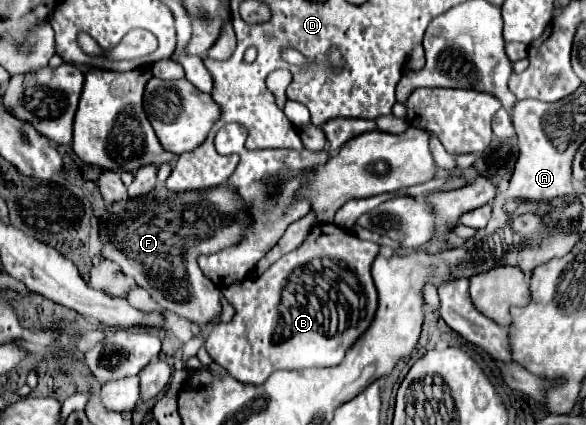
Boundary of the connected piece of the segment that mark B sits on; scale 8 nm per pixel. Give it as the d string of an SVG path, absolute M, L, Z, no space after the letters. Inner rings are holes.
M334 223L312 227L304 243L278 259L268 271L256 279L246 279L226 287L222 293L234 305L236 315L228 323L218 323L206 339L206 351L212 361L222 365L234 379L248 385L260 385L280 369L306 367L336 367L342 363L348 349L370 327L378 309L378 293L370 277L370 265L378 253L378 245L358 239Z

